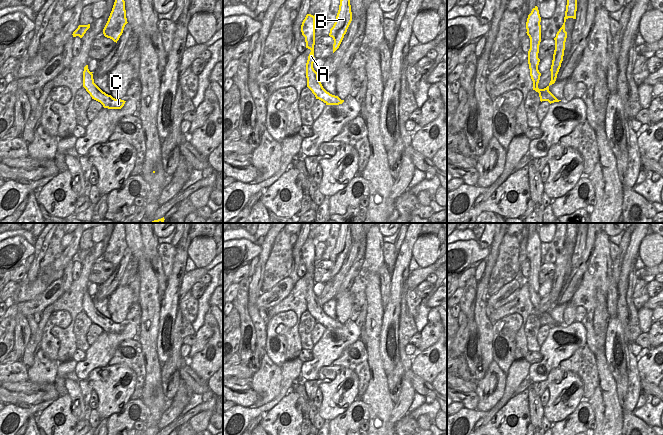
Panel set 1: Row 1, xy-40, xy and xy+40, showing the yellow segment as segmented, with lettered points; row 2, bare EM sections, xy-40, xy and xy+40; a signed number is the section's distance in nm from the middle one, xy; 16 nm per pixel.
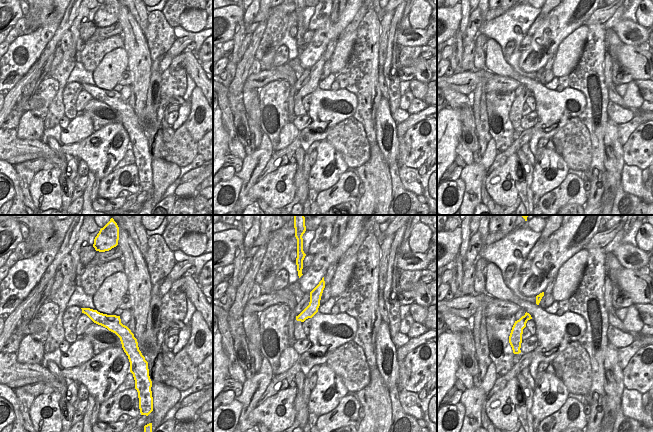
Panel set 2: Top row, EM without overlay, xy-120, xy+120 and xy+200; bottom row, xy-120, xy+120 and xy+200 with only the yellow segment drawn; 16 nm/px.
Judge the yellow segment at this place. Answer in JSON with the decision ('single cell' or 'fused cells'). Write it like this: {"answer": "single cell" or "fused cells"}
{"answer": "fused cells"}

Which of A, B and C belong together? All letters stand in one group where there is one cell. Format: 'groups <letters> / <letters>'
groups A C / B

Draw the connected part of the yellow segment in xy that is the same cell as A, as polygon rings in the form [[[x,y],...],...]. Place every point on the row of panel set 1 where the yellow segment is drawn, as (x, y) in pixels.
[[[307,14],[301,25],[302,35],[305,37],[306,48],[311,52],[306,63],[307,87],[315,95],[316,99],[323,101],[326,105],[339,105],[344,102],[338,96],[327,92],[318,79],[318,73],[313,68],[314,45],[315,45],[315,15]]]

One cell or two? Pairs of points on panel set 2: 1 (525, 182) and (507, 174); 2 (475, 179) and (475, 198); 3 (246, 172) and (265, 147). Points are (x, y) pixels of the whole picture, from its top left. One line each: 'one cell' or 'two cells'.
1: two cells
2: one cell
3: one cell

